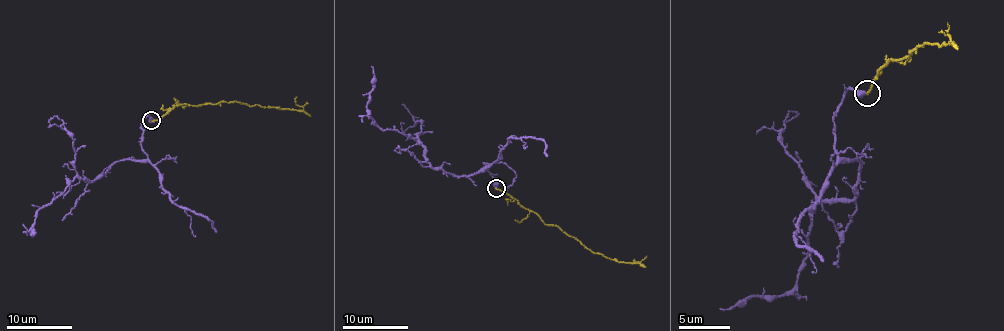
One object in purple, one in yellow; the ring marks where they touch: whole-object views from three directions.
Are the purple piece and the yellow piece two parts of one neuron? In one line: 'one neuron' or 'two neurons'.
two neurons

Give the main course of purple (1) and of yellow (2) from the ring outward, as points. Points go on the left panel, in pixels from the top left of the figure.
1: (152, 120), (141, 121), (148, 157), (113, 163), (92, 181), (74, 178), (37, 211), (29, 235)
2: (152, 120), (160, 118), (177, 105), (235, 101), (248, 105), (301, 109), (295, 103), (297, 96)

